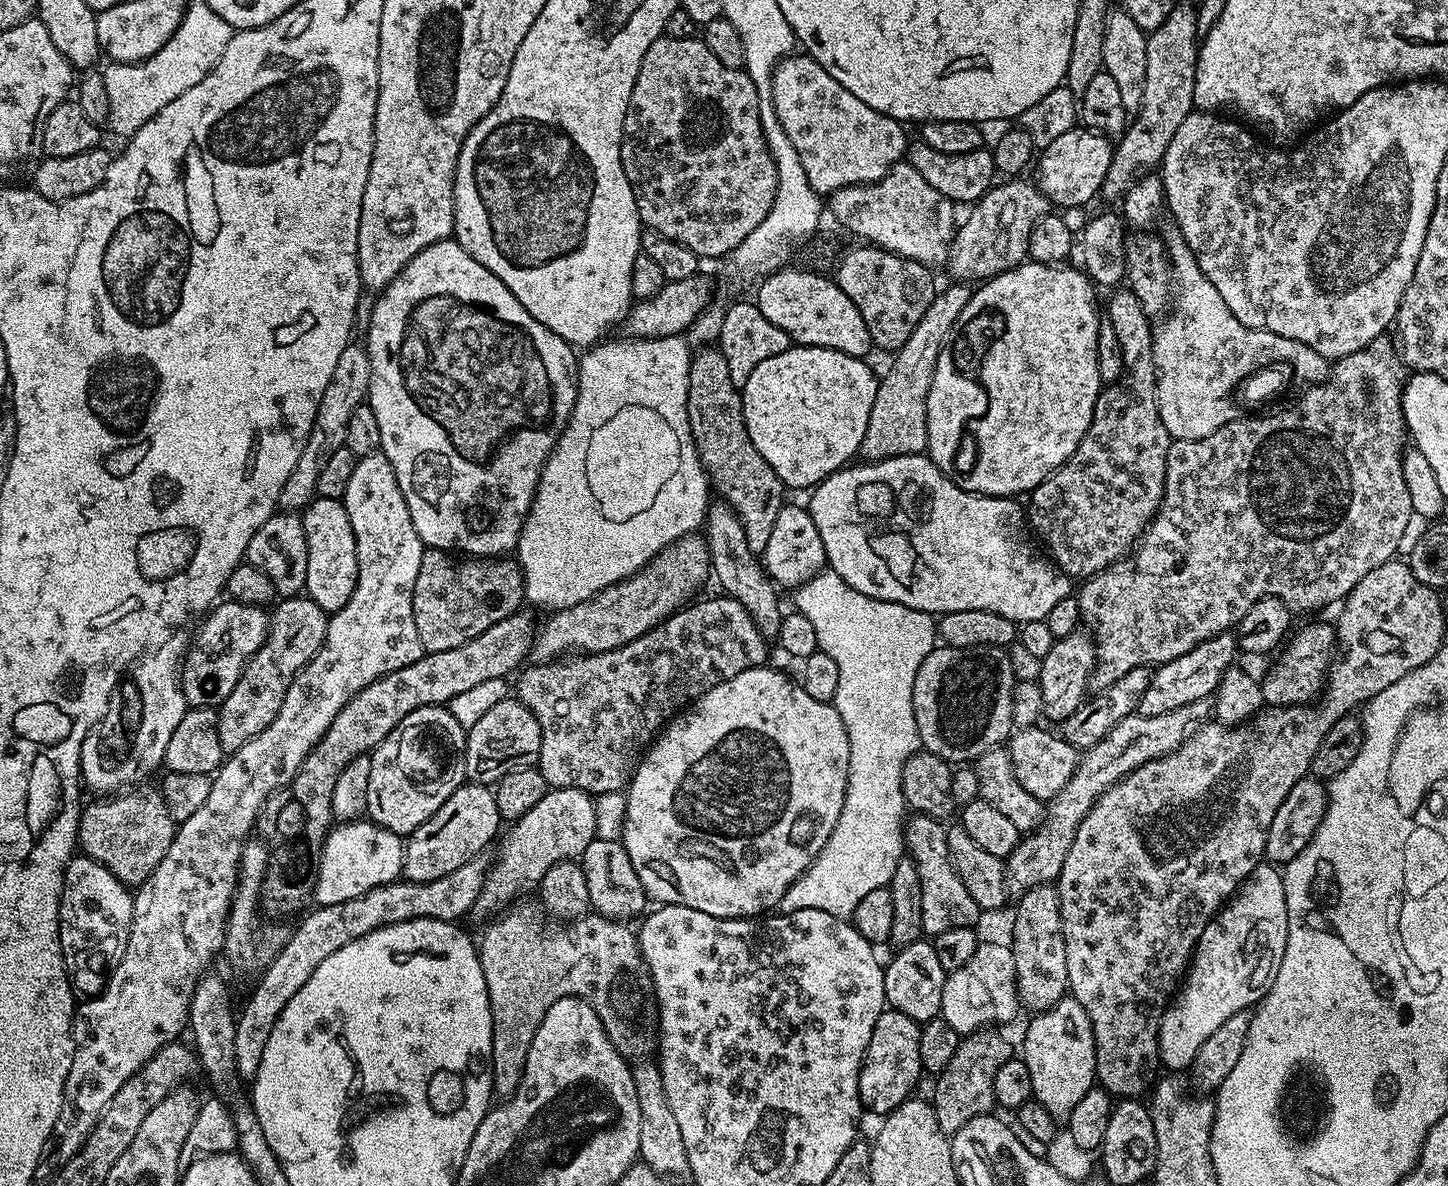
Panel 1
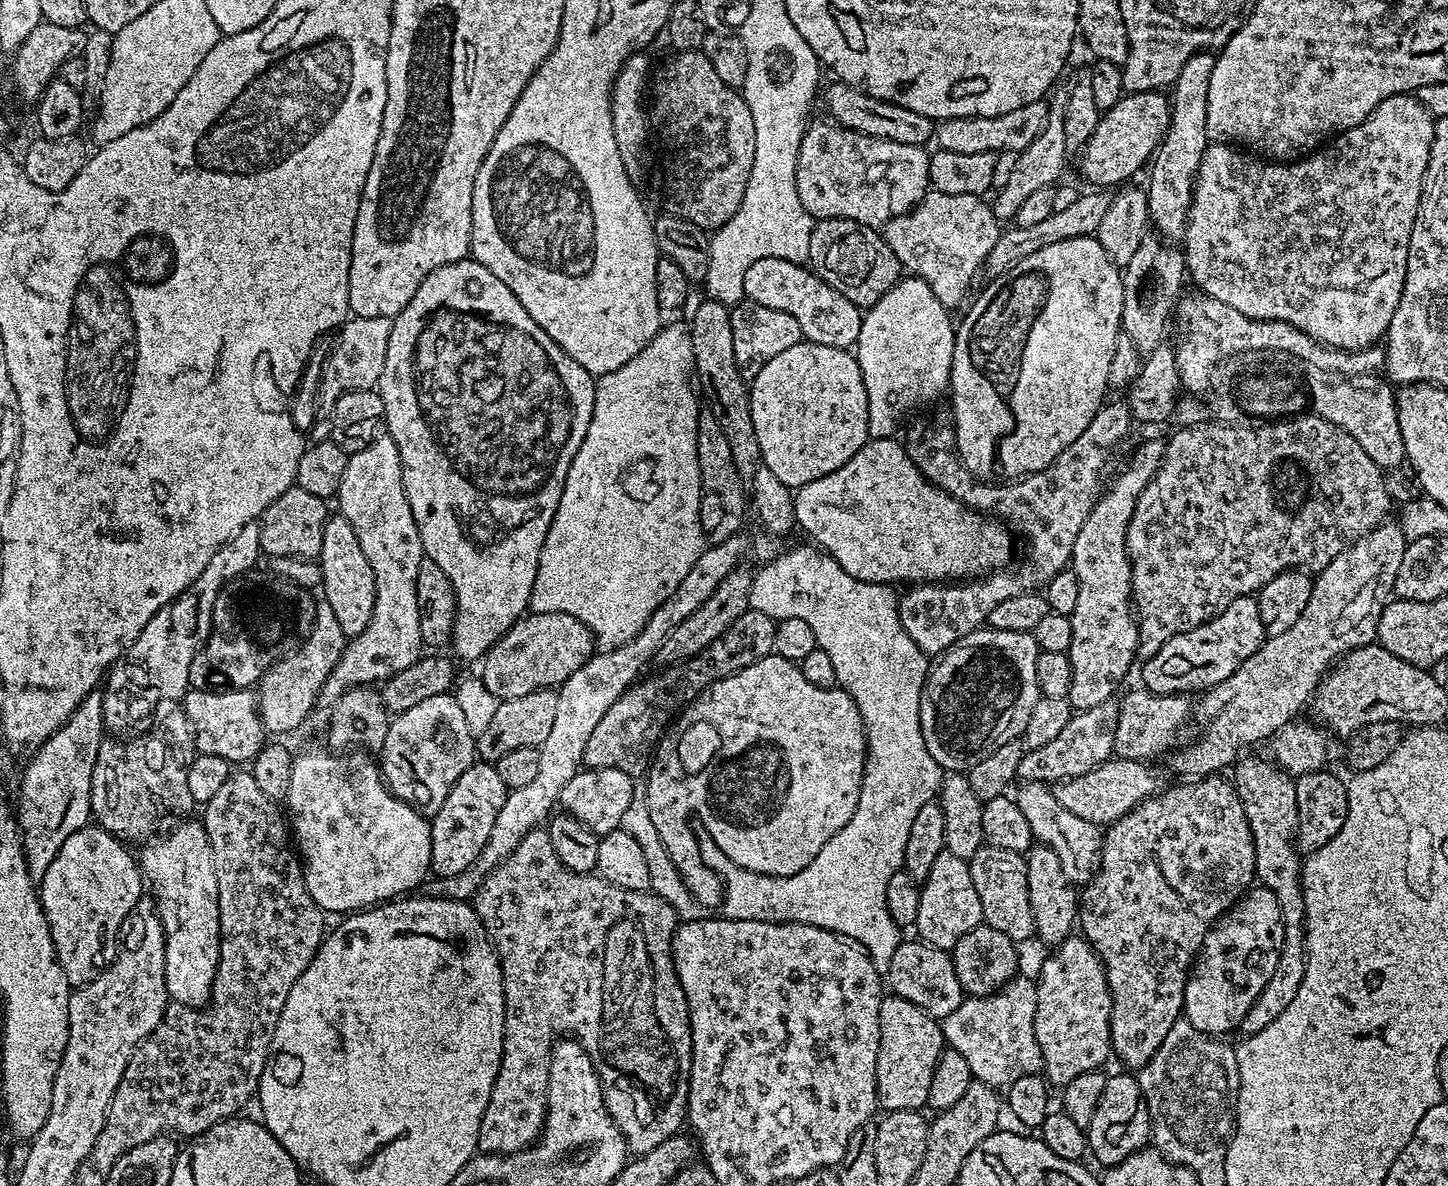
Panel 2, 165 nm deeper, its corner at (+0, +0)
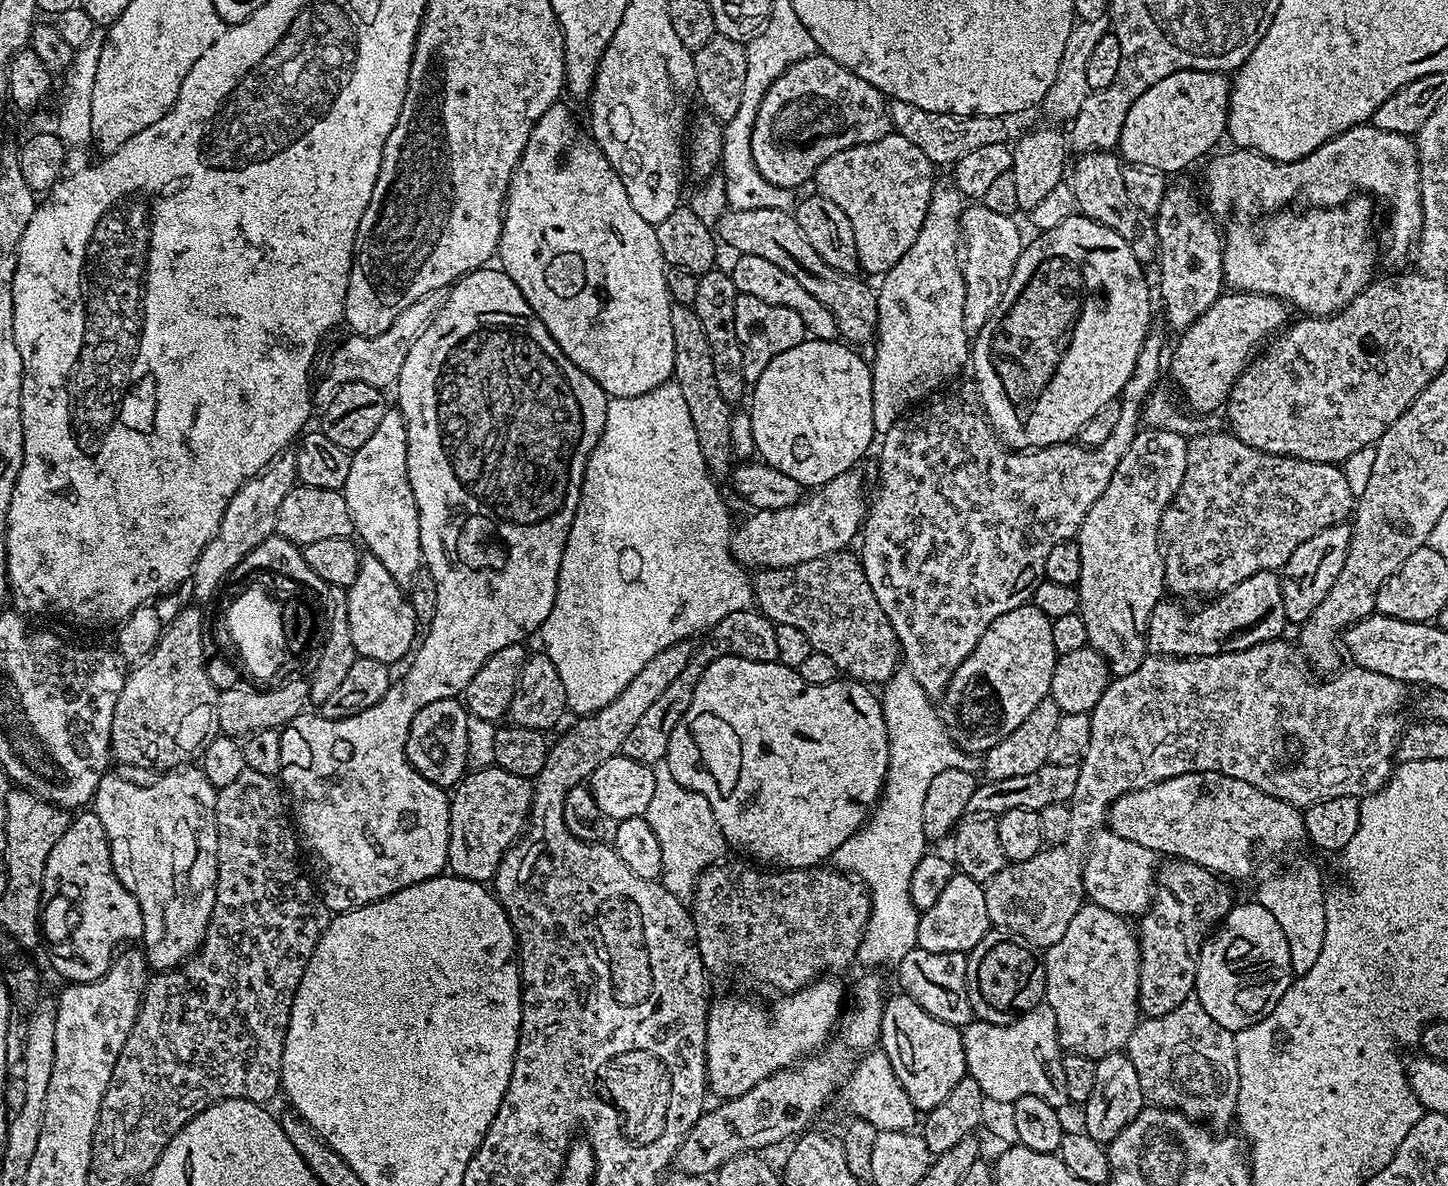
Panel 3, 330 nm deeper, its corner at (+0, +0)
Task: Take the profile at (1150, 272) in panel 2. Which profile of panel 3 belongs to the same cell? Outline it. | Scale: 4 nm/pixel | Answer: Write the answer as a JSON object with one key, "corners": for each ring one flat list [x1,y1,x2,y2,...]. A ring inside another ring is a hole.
{"corners":[[1156,330,1149,331,1138,350,1138,362,1134,362,1134,374,1130,374,1124,391,1118,397,1121,404,1118,422,1115,423,1114,430,1110,432,1106,440,1095,446,1081,446,1076,442,1065,442,1051,444,1049,448,1009,450,1000,443,996,433,992,431,988,416,980,405,980,394,972,386,960,388,957,392,948,392,945,396,938,397,937,400,929,399,927,402,913,407,911,411,896,420,888,432,883,433,881,440,884,441,880,444,880,493,877,494,876,501,873,504,871,501,870,507,867,509,866,519,862,525,864,545,858,548,858,555,860,565,864,567,866,582,870,582,870,590,874,590,874,598,878,598,878,606,882,606,886,618,890,618,890,626,894,626,894,634,900,643,903,667,914,678,914,682,918,682,918,686,922,686,922,690,926,690,928,696,943,697,958,666,962,666,962,662,966,658,970,658,974,646,978,646,978,638,982,638,982,634,986,634,990,622,994,622,994,618,1031,601,1037,586,1044,579,1046,558,1050,555,1050,549,1058,546,1058,542,1073,539,1079,533,1090,506,1094,506,1094,502,1098,502,1102,490,1106,490,1110,478,1114,474,1114,470,1118,470,1118,462,1122,462,1122,454,1126,454,1126,450,1130,450,1130,442,1134,442,1136,433,1141,431,1144,403,1147,402,1148,395,1160,382,1158,381,1160,368,1162,372,1162,361,1165,356,1166,348,1164,352,1163,338,1156,333]]}

